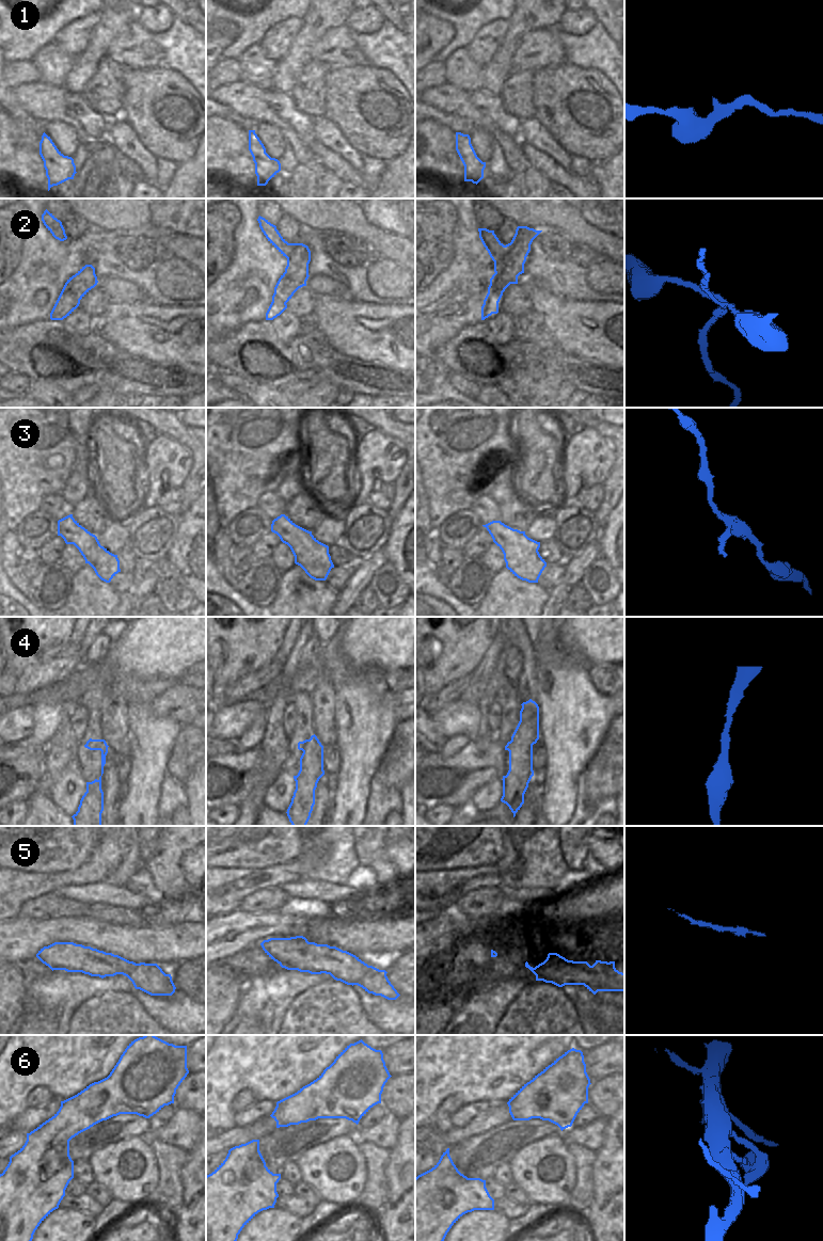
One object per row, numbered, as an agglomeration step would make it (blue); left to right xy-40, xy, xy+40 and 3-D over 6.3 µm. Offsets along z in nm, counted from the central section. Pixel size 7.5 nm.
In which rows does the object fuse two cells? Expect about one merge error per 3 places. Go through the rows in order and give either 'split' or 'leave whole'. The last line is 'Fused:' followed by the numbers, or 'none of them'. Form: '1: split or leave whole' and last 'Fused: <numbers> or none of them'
1: leave whole
2: split
3: leave whole
4: leave whole
5: leave whole
6: leave whole
Fused: 2

